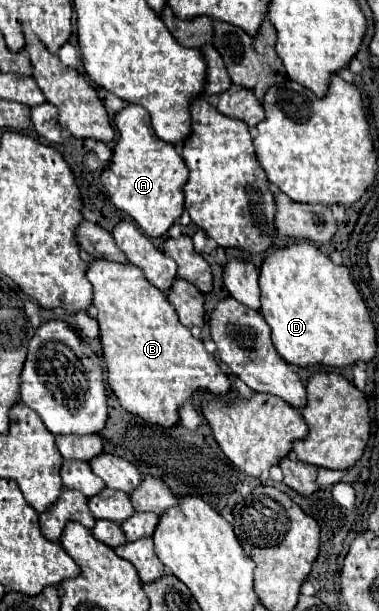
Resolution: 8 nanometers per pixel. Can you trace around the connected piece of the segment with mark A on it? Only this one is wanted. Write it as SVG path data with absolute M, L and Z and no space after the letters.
M128 103L116 113L118 141L112 149L108 167L100 173L100 181L110 195L110 201L126 211L142 229L146 237L160 237L180 217L184 207L182 185L188 179L184 159L178 155L172 143L162 141L150 127L150 115L144 107Z

